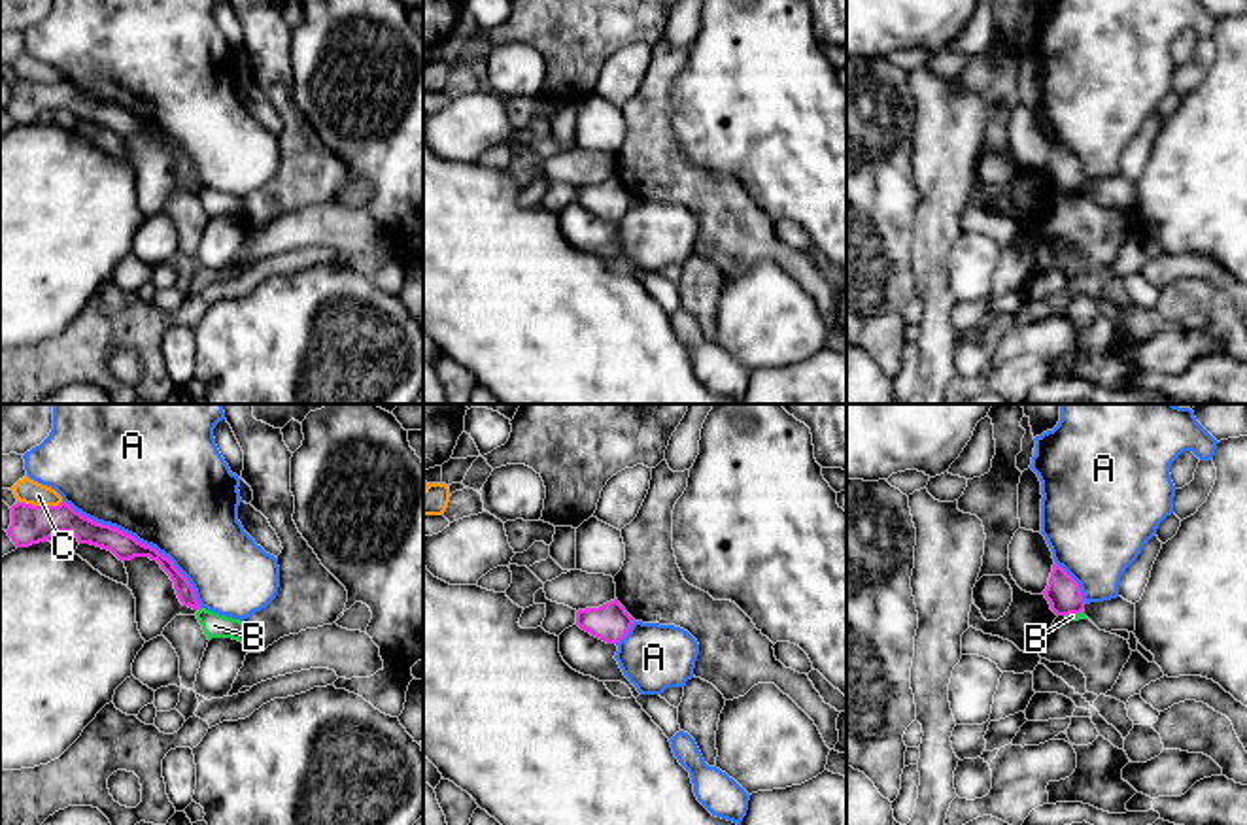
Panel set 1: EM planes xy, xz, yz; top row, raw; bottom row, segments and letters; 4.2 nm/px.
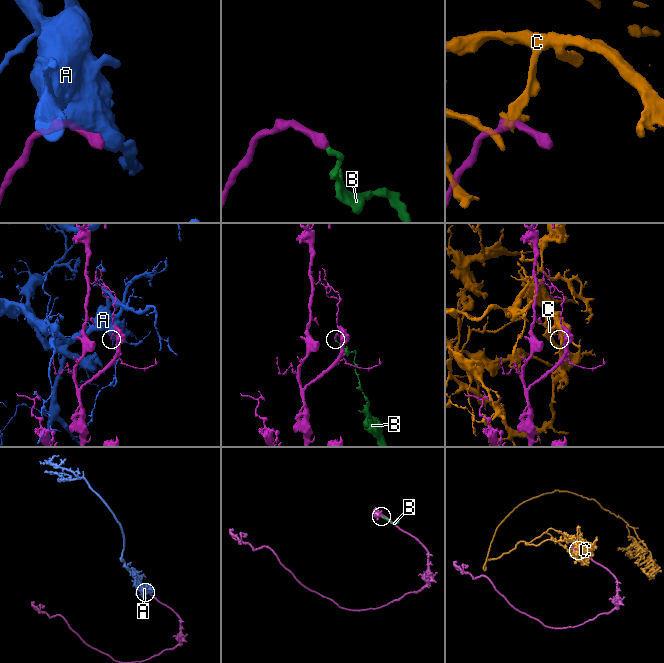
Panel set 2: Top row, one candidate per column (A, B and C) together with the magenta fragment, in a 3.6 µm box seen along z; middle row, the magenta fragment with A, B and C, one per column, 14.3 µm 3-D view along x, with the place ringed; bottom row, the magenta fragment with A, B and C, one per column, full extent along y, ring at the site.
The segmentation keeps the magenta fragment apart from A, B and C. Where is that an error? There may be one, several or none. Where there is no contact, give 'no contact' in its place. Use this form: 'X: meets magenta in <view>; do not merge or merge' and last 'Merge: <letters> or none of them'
A: meets magenta in xy; do not merge
B: meets magenta in yz; do not merge
C: meets magenta in xy; do not merge
Merge: none of them

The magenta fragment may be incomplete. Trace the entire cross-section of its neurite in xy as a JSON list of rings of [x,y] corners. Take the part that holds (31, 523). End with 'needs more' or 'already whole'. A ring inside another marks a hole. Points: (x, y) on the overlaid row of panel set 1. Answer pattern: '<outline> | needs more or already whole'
[[[17,502],[9,510],[11,525],[6,532],[17,547],[47,542],[57,532],[70,532],[79,544],[108,549],[123,563],[134,557],[149,557],[170,576],[179,602],[193,610],[200,610],[193,585],[174,563],[155,547],[138,542],[134,536],[115,527],[96,523],[66,502],[60,502],[59,506]]] | already whole

